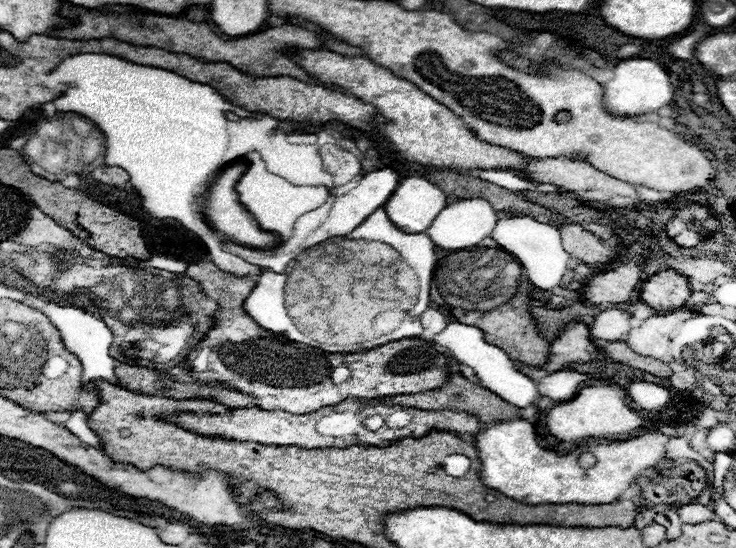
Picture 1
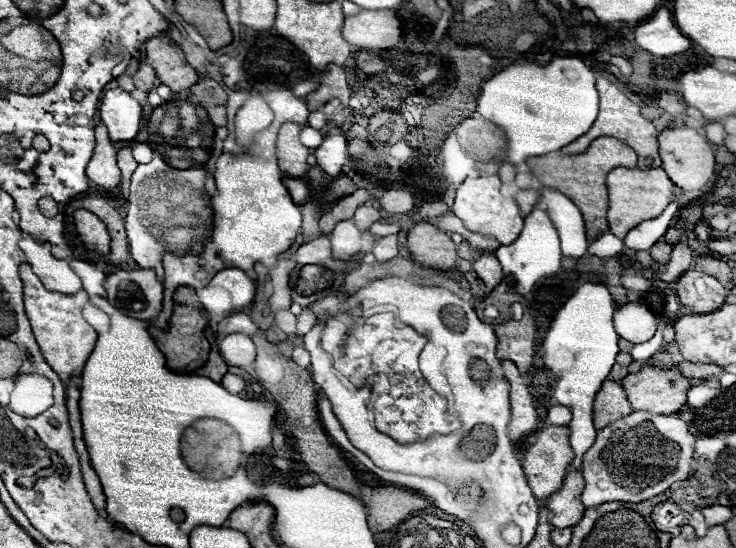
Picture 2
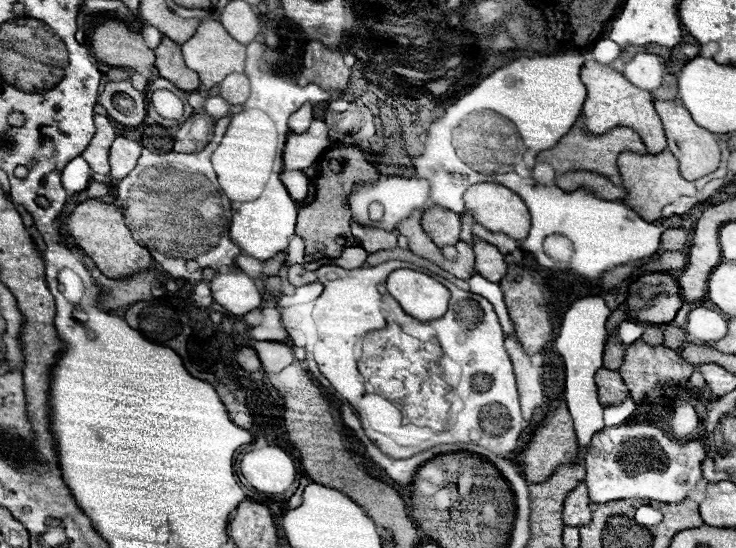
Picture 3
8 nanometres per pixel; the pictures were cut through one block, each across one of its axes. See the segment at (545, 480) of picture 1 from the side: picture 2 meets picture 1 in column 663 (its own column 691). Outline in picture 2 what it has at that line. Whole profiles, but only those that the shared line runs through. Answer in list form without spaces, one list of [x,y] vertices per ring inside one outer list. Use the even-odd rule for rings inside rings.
[[[632,412],[630,416],[624,416],[604,430],[598,432],[594,446],[584,454],[582,462],[582,476],[586,480],[586,488],[582,492],[582,502],[586,508],[600,506],[606,502],[642,502],[650,500],[662,492],[666,492],[674,482],[686,480],[690,474],[692,454],[696,436],[690,434],[690,426],[680,420],[676,414],[664,416],[664,414],[650,414],[650,412]]]

